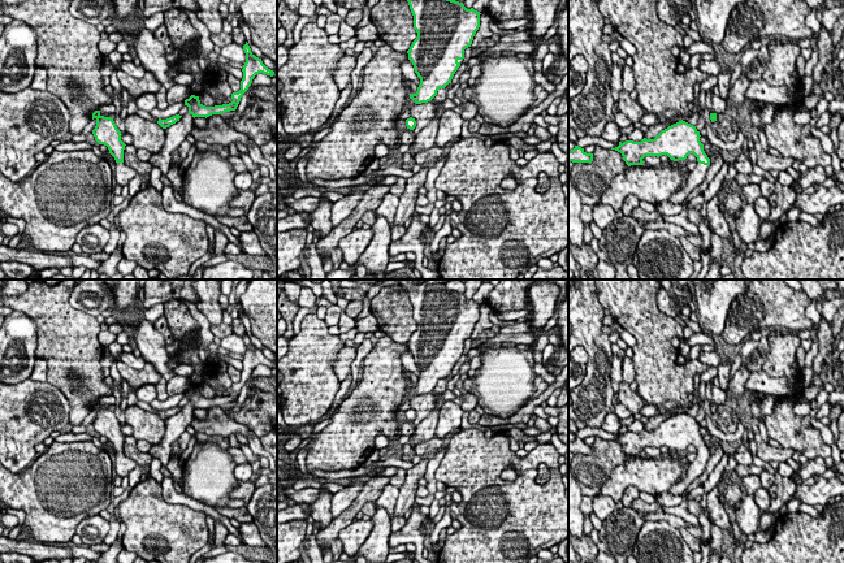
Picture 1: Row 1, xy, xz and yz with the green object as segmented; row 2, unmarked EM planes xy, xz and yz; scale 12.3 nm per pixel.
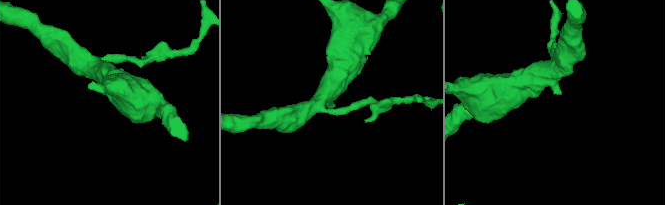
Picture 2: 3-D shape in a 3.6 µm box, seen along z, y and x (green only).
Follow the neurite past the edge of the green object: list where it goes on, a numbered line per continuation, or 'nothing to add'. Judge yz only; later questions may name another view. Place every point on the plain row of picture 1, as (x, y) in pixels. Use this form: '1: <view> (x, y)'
1: yz (697, 467)

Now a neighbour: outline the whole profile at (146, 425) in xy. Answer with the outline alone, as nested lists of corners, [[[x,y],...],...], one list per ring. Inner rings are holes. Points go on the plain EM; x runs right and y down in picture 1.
[[[137,406],[125,410],[126,424],[133,428],[133,437],[148,441],[151,445],[161,442],[165,434],[165,421],[157,415]]]

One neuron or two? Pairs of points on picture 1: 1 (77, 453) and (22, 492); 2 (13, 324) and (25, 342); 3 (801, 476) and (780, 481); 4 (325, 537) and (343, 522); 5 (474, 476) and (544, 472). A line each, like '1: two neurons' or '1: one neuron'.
1: one neuron
2: one neuron
3: two neurons
4: one neuron
5: two neurons

